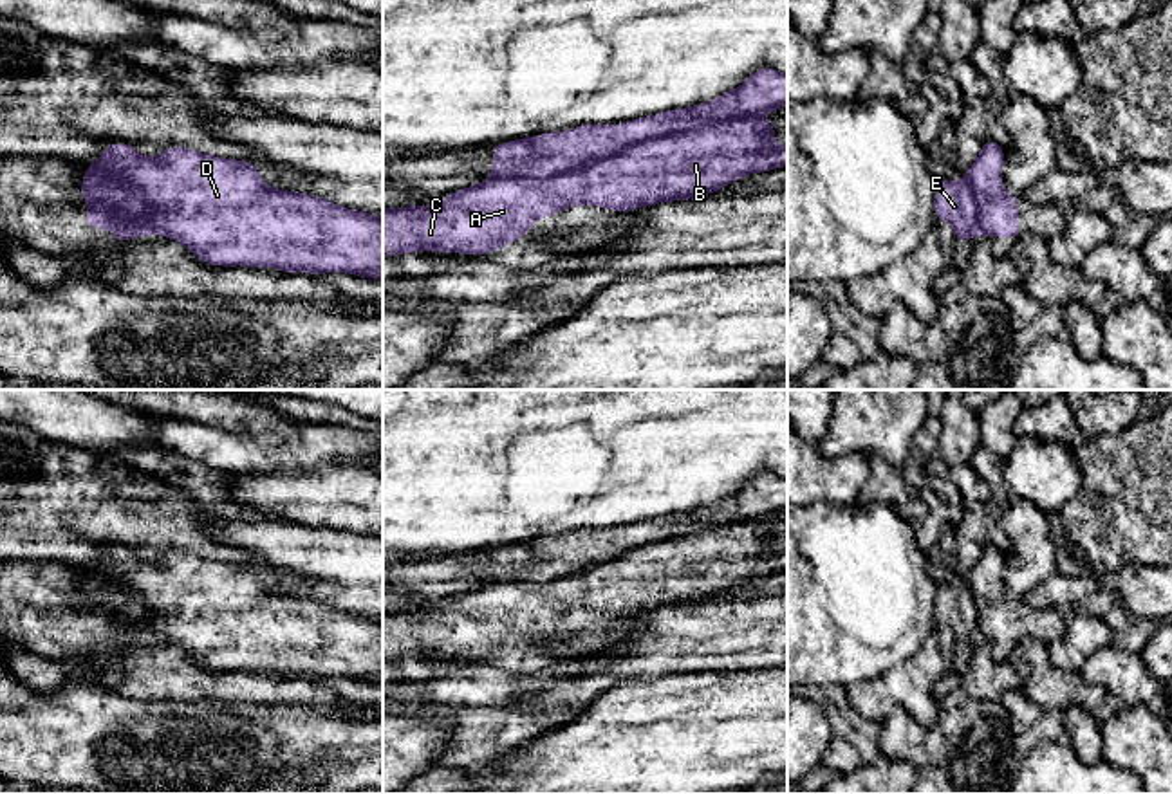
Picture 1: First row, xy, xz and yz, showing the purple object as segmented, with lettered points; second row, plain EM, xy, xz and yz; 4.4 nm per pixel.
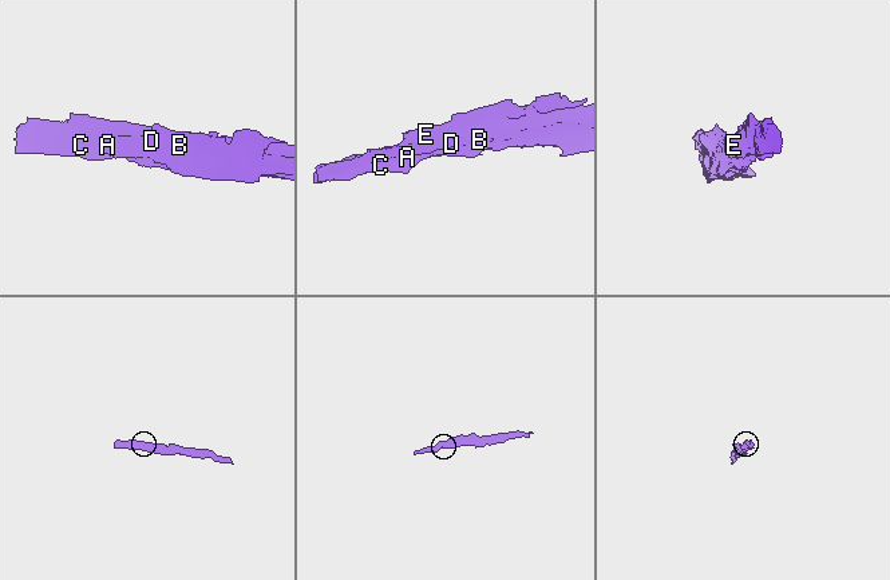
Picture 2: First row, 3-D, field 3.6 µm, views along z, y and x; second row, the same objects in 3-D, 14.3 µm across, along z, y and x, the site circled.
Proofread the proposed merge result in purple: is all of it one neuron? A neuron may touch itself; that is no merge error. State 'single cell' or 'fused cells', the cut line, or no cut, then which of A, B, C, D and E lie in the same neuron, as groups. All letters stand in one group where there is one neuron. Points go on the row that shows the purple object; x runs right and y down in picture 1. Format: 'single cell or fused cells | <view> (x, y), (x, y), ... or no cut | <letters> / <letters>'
fused cells | xz (697, 127), (631, 143), (611, 156), (558, 174), (492, 179) | A B C D / E

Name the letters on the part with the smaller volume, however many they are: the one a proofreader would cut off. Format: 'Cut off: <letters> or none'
Cut off: E

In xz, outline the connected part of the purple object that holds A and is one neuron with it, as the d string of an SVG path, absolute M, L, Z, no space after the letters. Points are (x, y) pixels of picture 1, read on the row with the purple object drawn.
M764 114L721 121L630 144L619 153L549 177L488 179L428 206L383 208L383 256L417 251L489 254L529 235L531 224L569 206L610 208L618 213L659 202L715 193L751 175L787 166L787 144L775 144L777 128Z

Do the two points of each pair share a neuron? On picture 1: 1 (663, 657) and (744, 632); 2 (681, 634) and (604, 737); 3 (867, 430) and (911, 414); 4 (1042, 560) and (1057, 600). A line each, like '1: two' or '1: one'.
1: one
2: two
3: one
4: two

